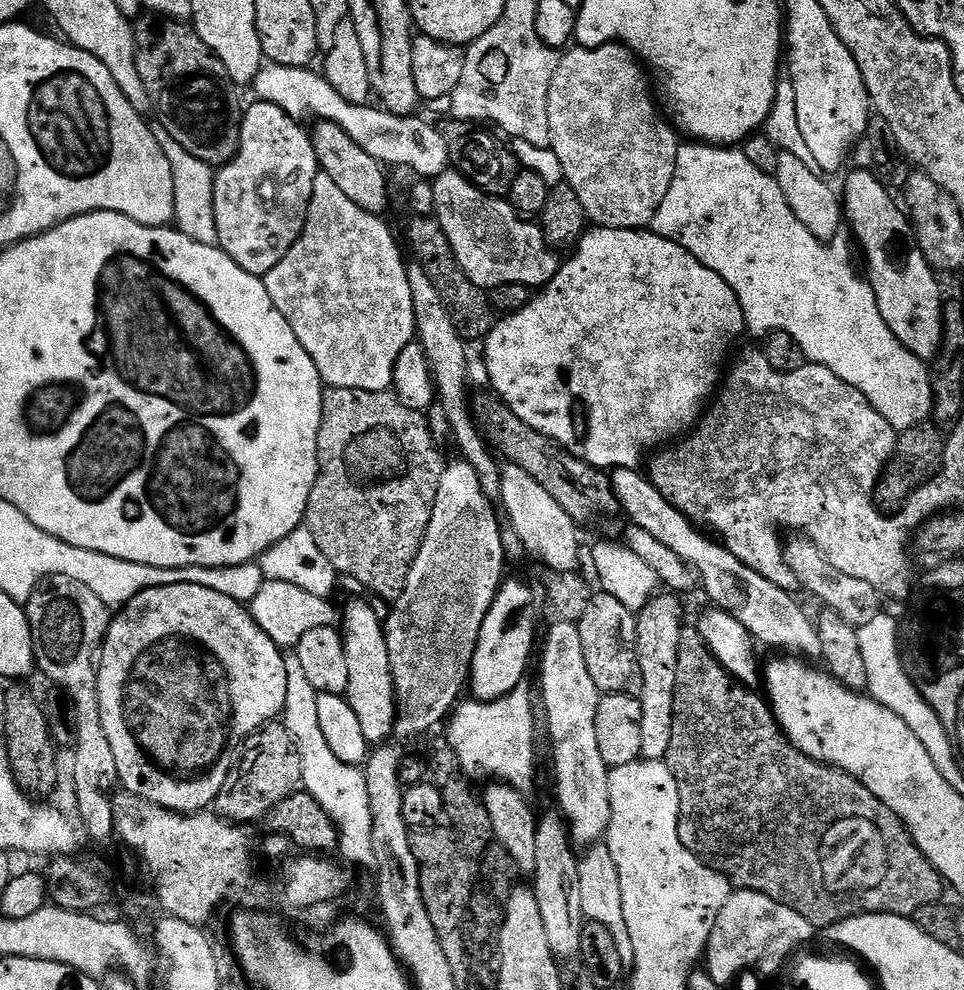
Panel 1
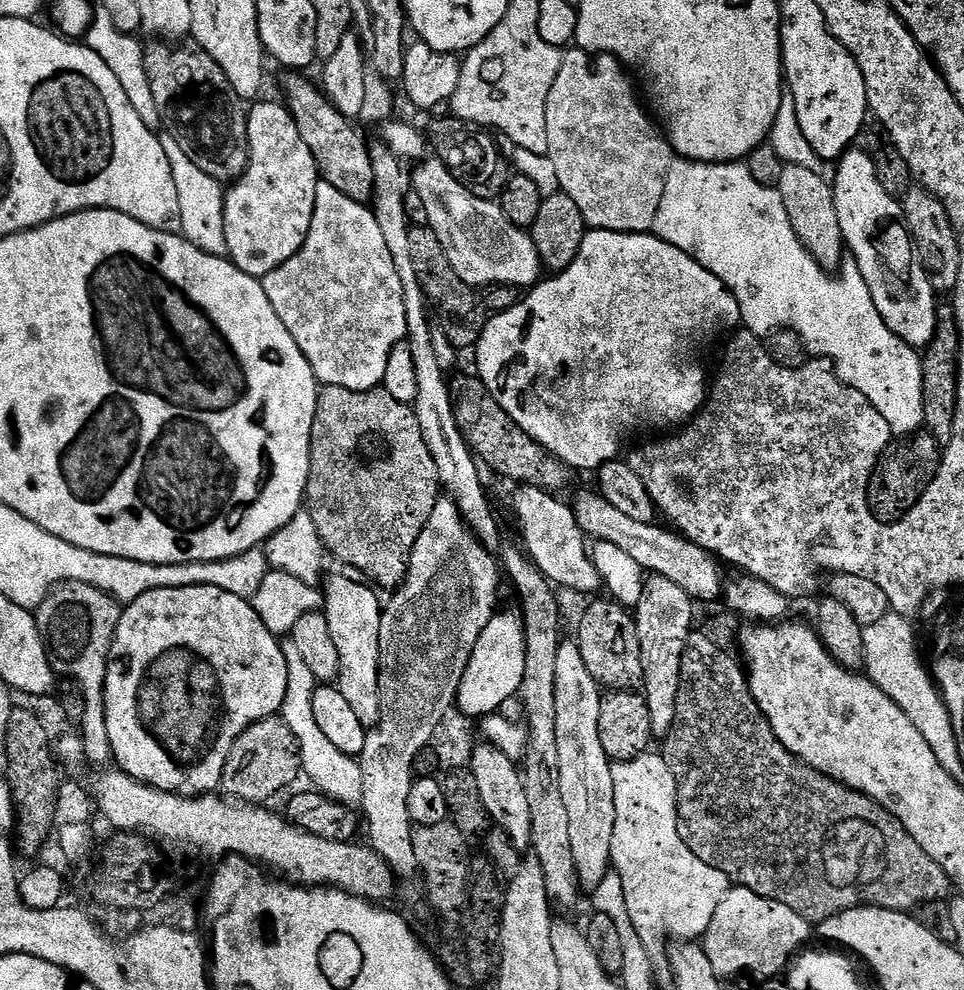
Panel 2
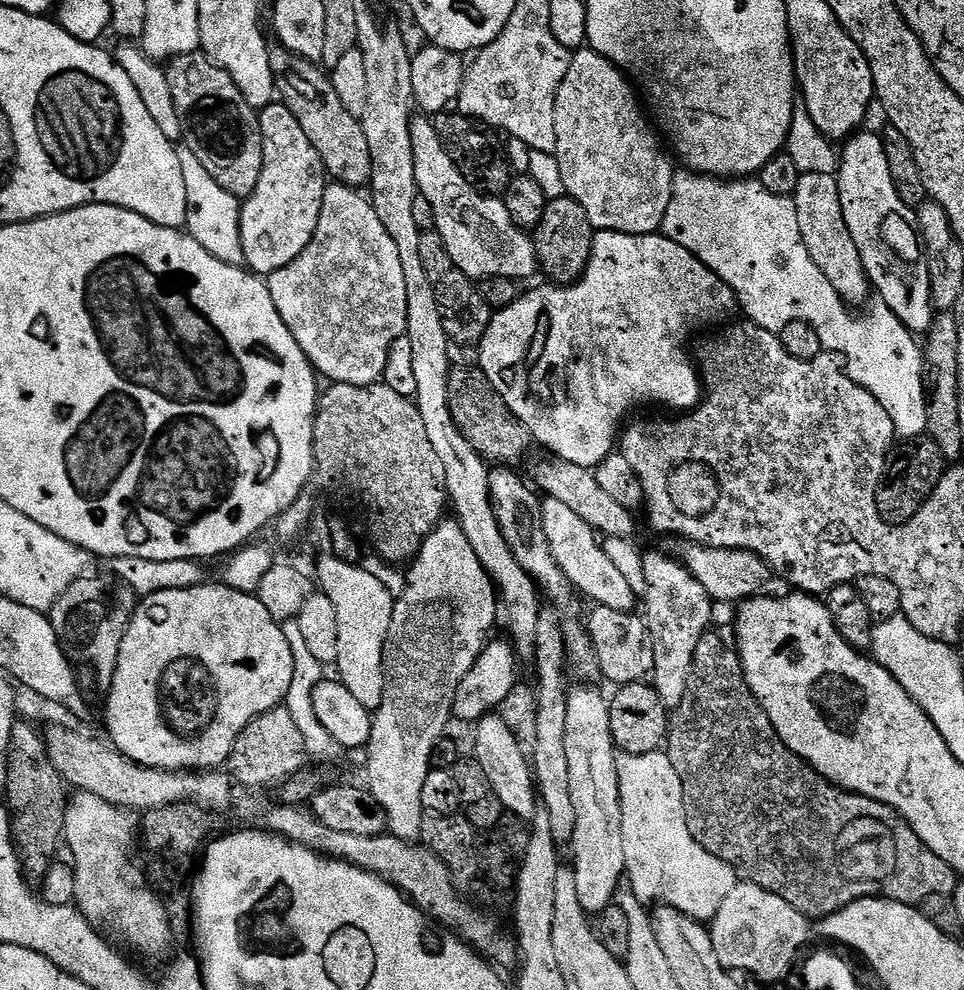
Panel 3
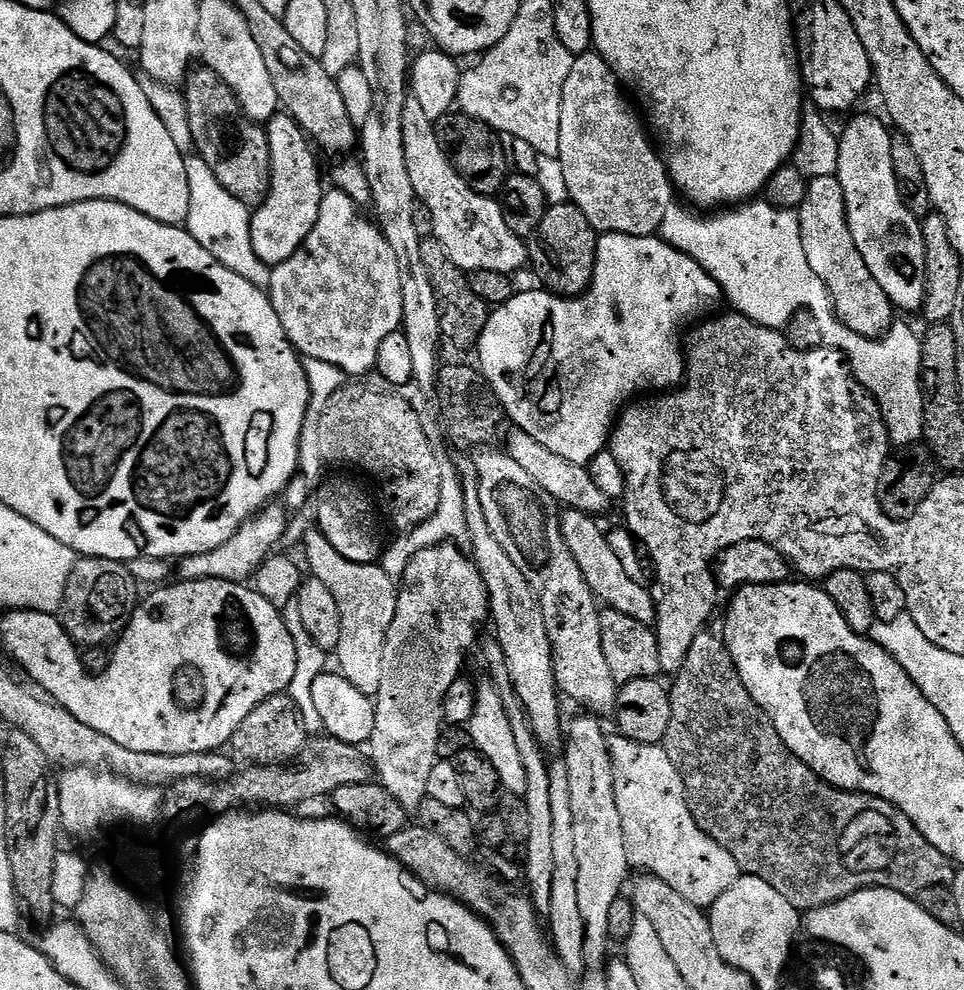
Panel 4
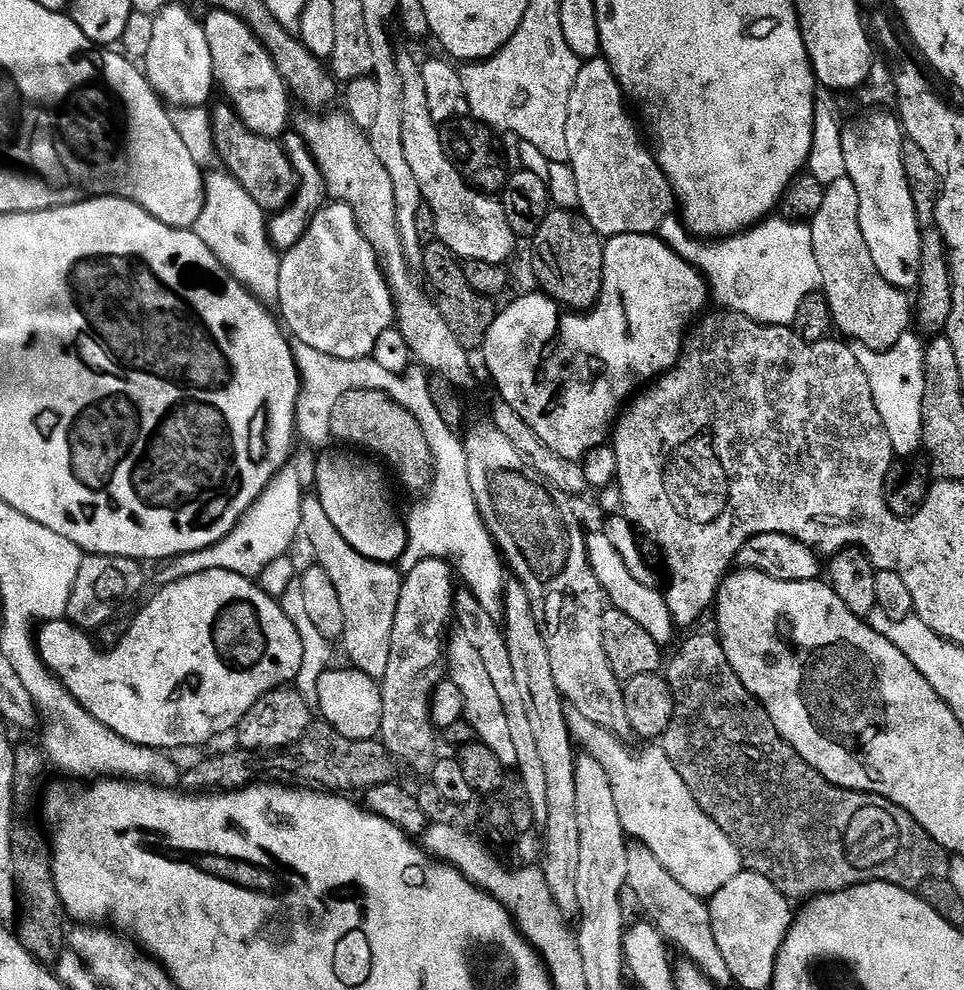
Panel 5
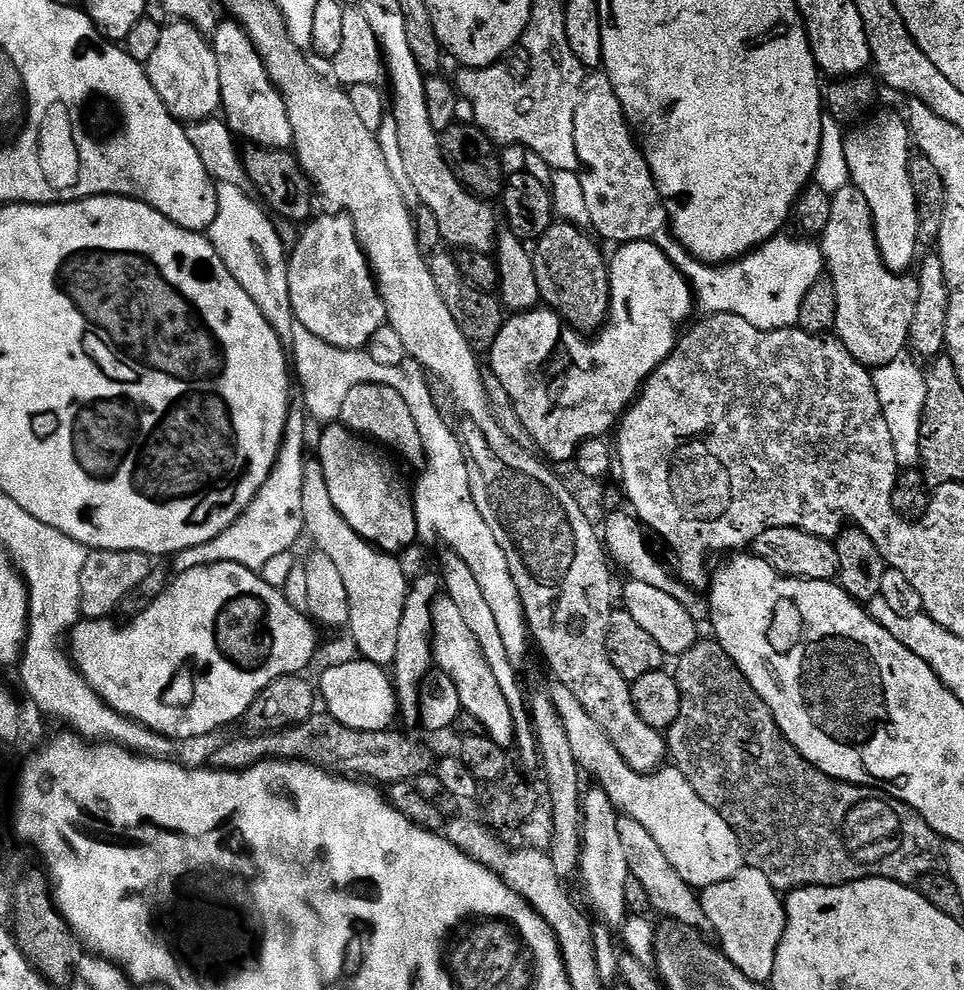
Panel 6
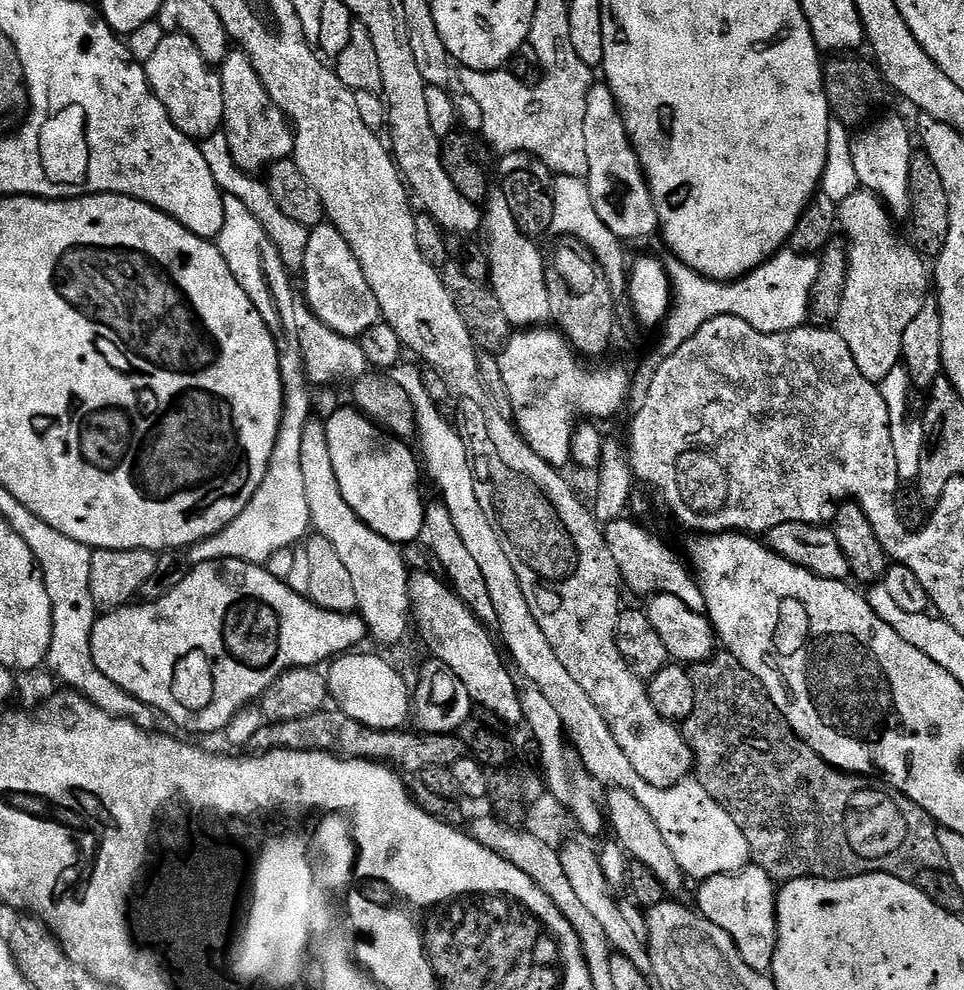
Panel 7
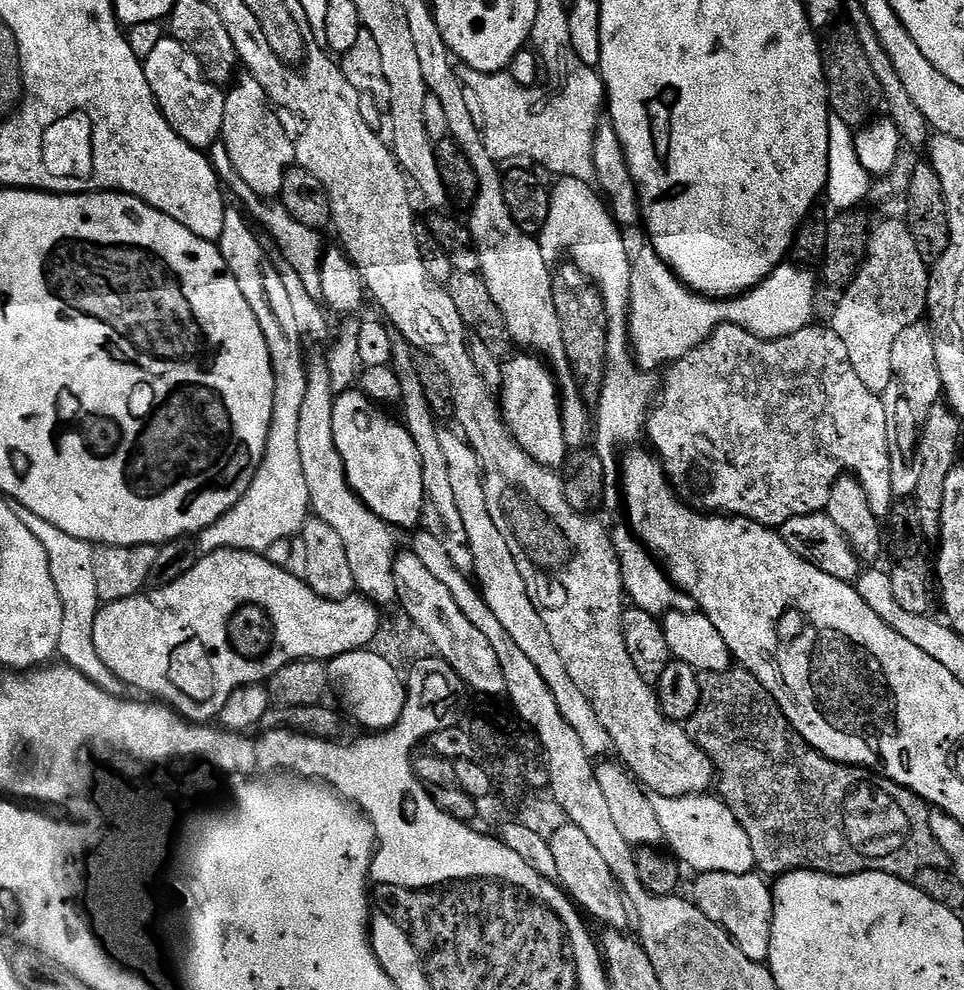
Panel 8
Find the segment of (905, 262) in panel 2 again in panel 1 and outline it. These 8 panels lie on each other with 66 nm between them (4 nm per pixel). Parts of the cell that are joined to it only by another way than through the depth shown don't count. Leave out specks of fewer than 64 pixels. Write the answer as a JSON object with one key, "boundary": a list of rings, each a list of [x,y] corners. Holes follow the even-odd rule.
{"boundary":[[[875,171],[852,172],[848,176],[848,181],[842,188],[842,208],[846,213],[846,220],[852,223],[852,232],[856,235],[856,240],[860,243],[860,248],[864,251],[864,260],[868,263],[866,279],[871,284],[878,310],[890,326],[894,338],[906,346],[906,350],[914,353],[918,359],[925,362],[935,361],[940,351],[940,338],[944,326],[944,310],[942,299],[940,300],[940,288],[936,285],[937,273],[933,272],[931,266],[926,262],[922,250],[916,245],[916,237],[912,230],[912,225],[901,205],[892,201],[893,193],[886,185],[880,181],[880,177]]]}

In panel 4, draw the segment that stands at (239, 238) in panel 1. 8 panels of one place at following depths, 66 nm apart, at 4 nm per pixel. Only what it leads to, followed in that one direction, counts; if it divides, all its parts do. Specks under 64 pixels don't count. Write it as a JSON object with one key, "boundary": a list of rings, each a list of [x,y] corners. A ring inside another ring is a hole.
{"boundary":[[[277,114],[267,121],[266,131],[270,146],[272,184],[262,203],[252,212],[252,241],[254,254],[263,264],[275,266],[286,262],[309,237],[317,224],[318,211],[325,187],[316,160],[317,153],[304,131],[287,114]]]}

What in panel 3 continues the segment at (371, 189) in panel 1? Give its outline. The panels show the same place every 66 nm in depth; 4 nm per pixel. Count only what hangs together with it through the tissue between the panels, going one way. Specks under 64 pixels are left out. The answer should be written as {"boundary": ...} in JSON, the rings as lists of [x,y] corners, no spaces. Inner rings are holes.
{"boundary":[[[279,46],[270,50],[270,70],[279,103],[285,104],[290,114],[298,118],[298,126],[310,138],[327,175],[337,184],[363,189],[363,184],[365,187],[372,178],[370,142],[366,142],[363,123],[342,106],[329,73],[319,63],[302,59]]]}

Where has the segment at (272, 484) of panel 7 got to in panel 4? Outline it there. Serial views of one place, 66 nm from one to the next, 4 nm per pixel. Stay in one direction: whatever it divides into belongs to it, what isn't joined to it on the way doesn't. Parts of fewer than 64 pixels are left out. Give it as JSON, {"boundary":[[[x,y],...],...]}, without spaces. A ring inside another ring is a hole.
{"boundary":[[[198,154],[189,155],[185,159],[184,165],[186,166],[186,176],[190,182],[190,214],[186,221],[189,234],[203,248],[210,250],[210,254],[214,254],[214,258],[218,262],[222,262],[222,266],[226,266],[226,270],[234,270],[234,274],[246,278],[246,282],[254,282],[254,286],[267,289],[272,273],[269,265],[263,264],[258,258],[258,254],[254,254],[252,212],[249,205],[242,203],[234,194],[230,194],[230,190],[226,190],[222,186],[222,182],[218,182],[218,178],[214,178],[210,166],[206,166],[206,162]],[[273,502],[260,509],[251,520],[238,529],[234,538],[222,542],[209,552],[197,556],[185,556],[179,561],[180,580],[234,580],[244,582],[256,569],[277,551],[276,543],[284,536],[288,528],[289,513],[279,503]]]}

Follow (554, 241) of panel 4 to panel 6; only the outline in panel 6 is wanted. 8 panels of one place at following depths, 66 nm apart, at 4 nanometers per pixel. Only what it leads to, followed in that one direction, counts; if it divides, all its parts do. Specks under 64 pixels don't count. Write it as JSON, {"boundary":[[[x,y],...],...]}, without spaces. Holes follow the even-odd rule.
{"boundary":[[[553,222],[535,241],[531,253],[541,301],[557,312],[567,327],[581,334],[592,334],[608,319],[610,278],[608,260],[600,253],[601,245],[584,230],[567,222]]]}

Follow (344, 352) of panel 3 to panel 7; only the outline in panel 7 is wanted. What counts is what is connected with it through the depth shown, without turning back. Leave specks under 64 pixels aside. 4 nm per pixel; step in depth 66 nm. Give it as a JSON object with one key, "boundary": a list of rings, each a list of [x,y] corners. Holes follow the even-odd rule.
{"boundary":[[[321,222],[309,231],[304,261],[298,272],[304,275],[304,303],[330,330],[359,338],[370,326],[381,323],[378,298],[374,298],[374,290],[370,290],[346,238],[333,224]]]}

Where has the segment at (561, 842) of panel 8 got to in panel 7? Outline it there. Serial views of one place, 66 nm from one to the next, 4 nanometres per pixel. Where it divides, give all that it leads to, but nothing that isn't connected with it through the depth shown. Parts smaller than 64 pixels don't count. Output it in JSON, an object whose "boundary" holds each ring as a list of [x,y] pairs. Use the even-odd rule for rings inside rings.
{"boundary":[[[565,843],[559,849],[562,870],[566,872],[566,879],[570,882],[570,887],[574,894],[578,894],[579,900],[586,905],[587,912],[602,925],[602,934],[606,934],[609,945],[619,955],[624,956],[630,962],[634,962],[639,972],[651,973],[650,954],[647,943],[643,939],[636,937],[636,928],[628,921],[628,916],[616,905],[616,900],[611,896],[610,885],[604,879],[604,873],[600,871],[598,856],[595,851],[591,852],[584,844]]]}

